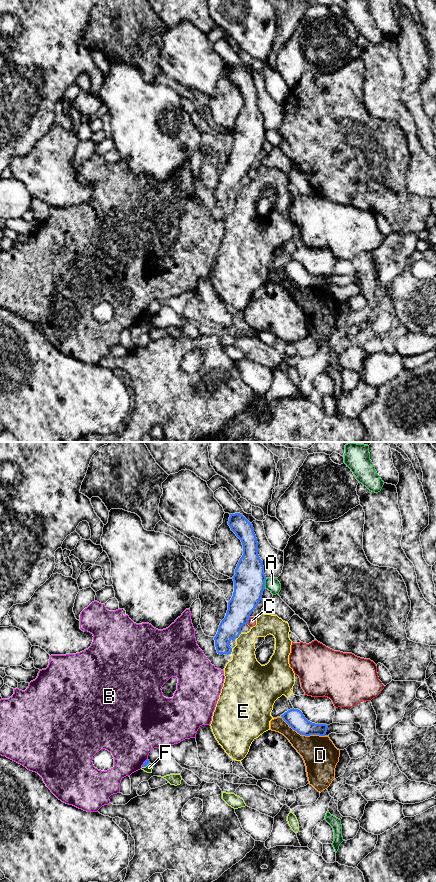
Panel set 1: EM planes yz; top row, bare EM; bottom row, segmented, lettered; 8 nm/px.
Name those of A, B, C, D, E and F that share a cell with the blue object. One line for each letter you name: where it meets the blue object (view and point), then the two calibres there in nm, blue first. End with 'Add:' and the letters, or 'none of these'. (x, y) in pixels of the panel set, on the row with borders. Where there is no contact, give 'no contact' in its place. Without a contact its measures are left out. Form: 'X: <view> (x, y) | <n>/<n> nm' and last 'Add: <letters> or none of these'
Add: none of these

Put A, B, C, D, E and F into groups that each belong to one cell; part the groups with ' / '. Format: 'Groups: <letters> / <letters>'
Groups: A / B / C / D / E / F

